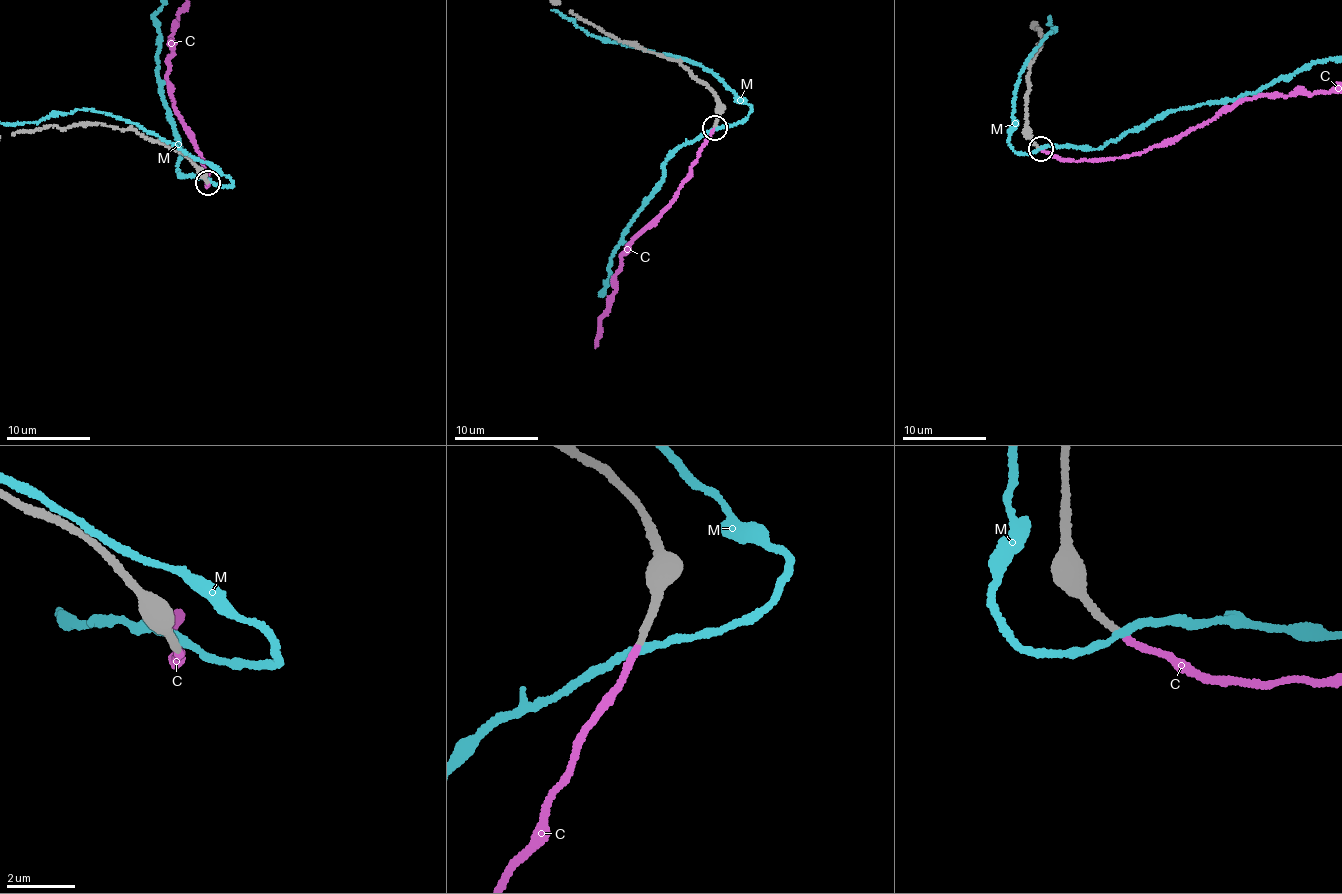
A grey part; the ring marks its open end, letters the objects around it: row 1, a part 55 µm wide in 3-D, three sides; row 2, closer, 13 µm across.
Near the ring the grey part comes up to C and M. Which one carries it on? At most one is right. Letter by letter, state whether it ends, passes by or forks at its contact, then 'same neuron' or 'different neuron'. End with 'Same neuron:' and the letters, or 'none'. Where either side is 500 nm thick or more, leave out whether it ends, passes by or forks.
C: it ends; same neuron
M: it passes by; different neuron
Same neuron: C

